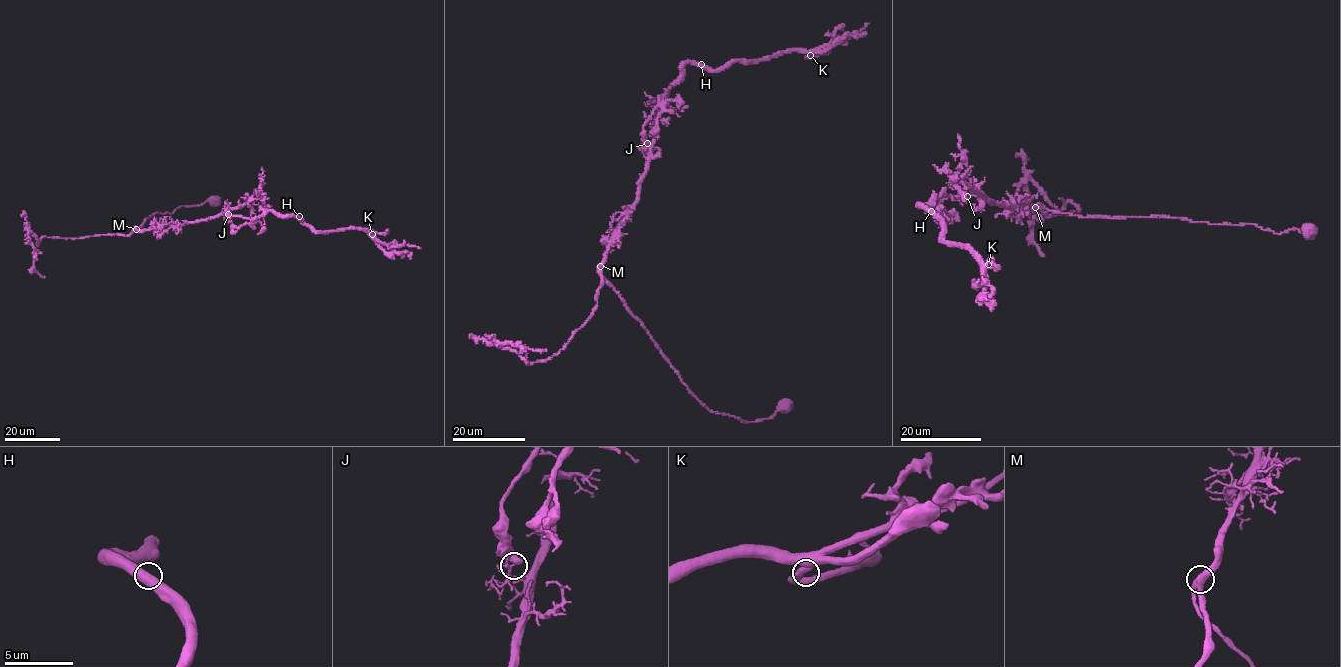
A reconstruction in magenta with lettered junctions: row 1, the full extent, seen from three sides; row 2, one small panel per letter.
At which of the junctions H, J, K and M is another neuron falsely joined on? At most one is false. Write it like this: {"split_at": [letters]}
{"split_at": ["J"]}

